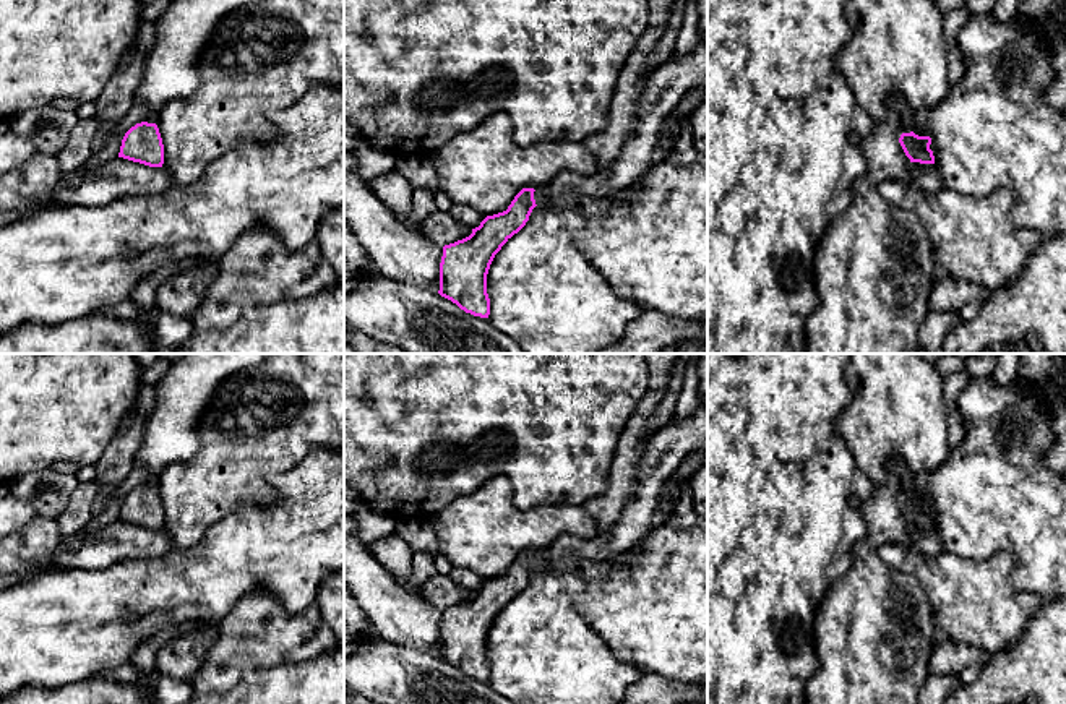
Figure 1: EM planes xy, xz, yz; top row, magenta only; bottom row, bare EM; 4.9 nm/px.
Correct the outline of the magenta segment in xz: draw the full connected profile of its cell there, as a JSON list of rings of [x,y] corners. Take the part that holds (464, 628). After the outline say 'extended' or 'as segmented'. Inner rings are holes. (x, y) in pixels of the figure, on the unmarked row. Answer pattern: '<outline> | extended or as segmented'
[[[544,550],[522,552],[506,574],[487,579],[469,600],[445,608],[438,657],[466,676],[488,681],[490,628],[501,610],[526,589],[535,569],[550,569]]] | extended

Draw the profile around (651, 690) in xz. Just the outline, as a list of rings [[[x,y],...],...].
[[[646,673],[630,686],[620,704],[685,704],[707,701],[707,680],[681,683],[664,676]]]

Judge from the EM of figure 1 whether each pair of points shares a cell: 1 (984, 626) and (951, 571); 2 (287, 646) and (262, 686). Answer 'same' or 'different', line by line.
1: same
2: different

